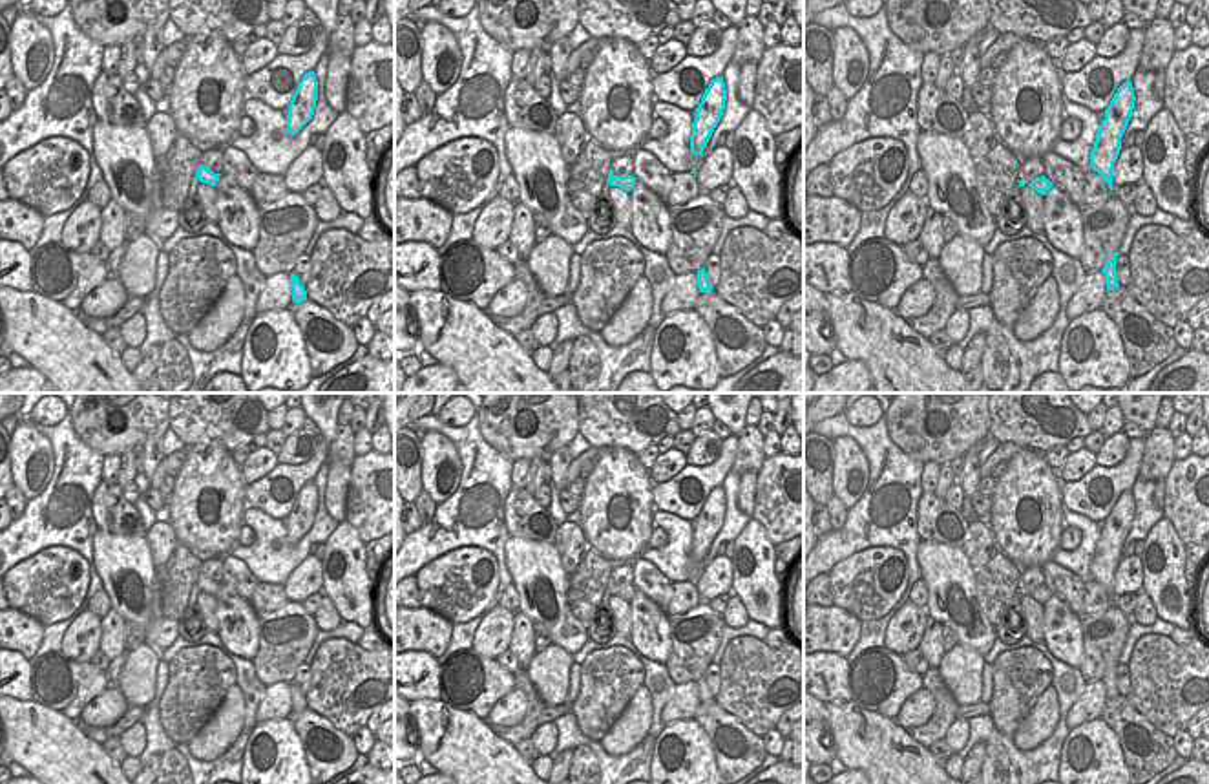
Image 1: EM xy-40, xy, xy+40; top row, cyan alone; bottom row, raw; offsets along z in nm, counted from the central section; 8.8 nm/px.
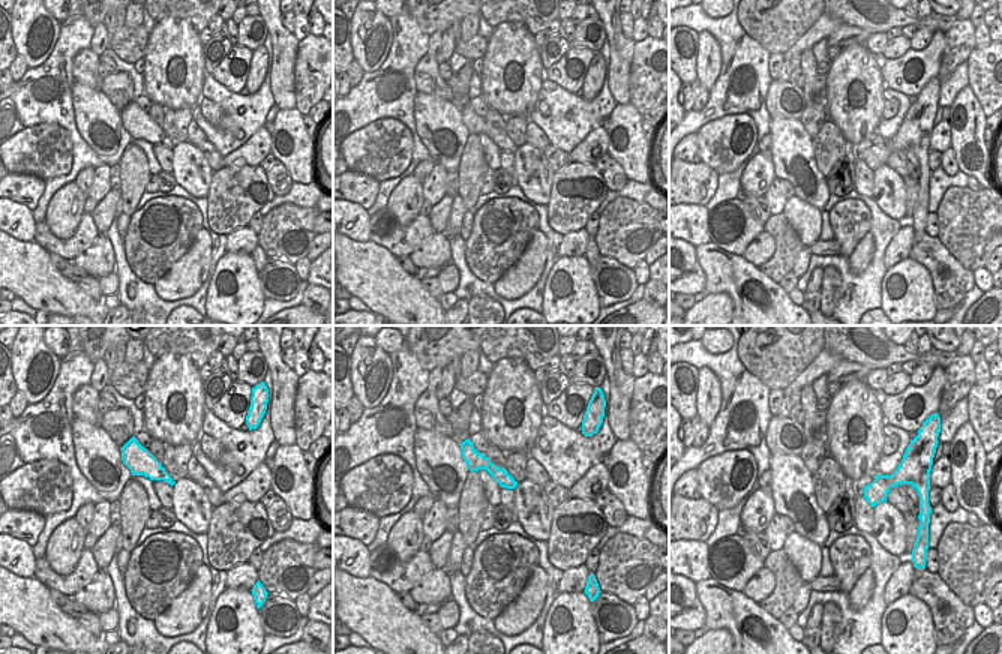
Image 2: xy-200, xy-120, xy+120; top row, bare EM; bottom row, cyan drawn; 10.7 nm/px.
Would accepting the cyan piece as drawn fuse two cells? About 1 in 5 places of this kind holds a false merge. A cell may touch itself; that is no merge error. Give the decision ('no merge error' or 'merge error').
no merge error

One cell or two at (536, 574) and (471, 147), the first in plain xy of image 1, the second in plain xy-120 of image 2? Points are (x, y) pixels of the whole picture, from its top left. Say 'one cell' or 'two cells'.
two cells

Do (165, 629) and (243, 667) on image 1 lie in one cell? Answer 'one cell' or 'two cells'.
two cells

